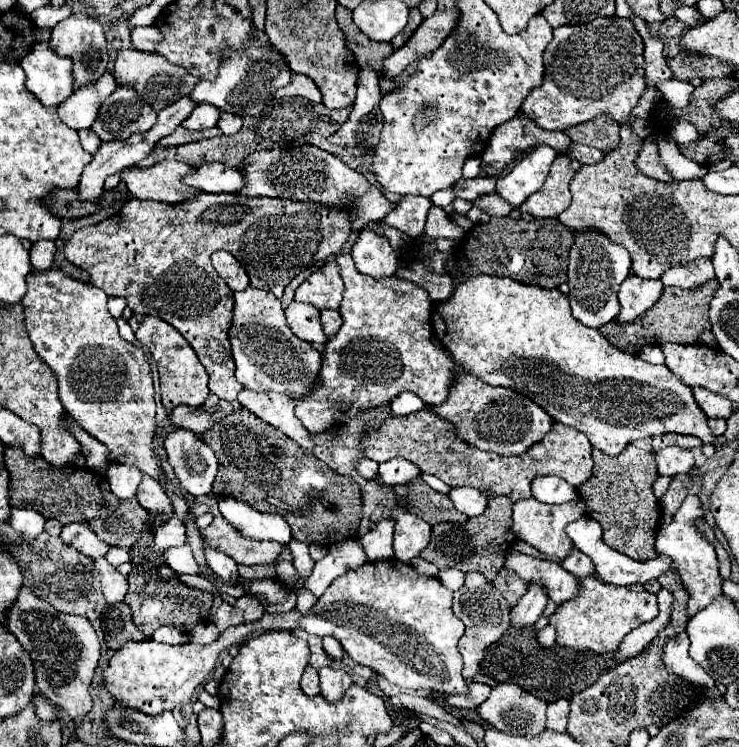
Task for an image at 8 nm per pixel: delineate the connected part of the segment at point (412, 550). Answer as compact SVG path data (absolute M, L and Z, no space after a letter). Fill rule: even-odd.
M399 507L393 509L391 519L395 519L395 537L393 537L395 557L401 559L403 563L409 563L429 545L431 525Z

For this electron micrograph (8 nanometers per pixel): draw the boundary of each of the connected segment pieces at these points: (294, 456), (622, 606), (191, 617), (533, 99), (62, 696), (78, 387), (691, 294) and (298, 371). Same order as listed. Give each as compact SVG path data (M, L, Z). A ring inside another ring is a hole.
M247 409L221 417L217 427L205 433L205 437L211 437L211 441L219 441L219 471L213 483L213 493L217 497L227 497L227 471L223 471L223 457L229 457L229 497L245 501L257 511L283 515L297 541L331 547L347 537L357 537L361 519L361 493L359 485L355 485L351 477L335 473L313 453ZM309 497L325 499L329 507L311 507L309 513L295 513L295 509L309 509Z
M597 575L577 577L577 581L579 581L577 597L557 605L555 613L549 617L549 625L555 627L557 645L561 647L603 655L603 653L615 651L629 631L657 617L657 611L659 611L657 597L645 591L643 585L617 587L617 585L601 581Z
M149 513L149 523L145 525L145 533L129 549L133 571L127 575L129 591L125 595L125 603L133 611L133 623L141 631L145 631L147 637L151 637L155 633L155 629L159 629L163 625L173 625L173 627L181 629L183 633L189 633L197 623L203 623L203 621L209 619L209 611L211 611L211 605L213 605L213 595L211 593L187 587L181 581L169 581L167 587L165 585L155 585L155 579L163 579L159 575L159 569L167 567L163 551L155 549L155 529L159 525L163 525L163 521L157 519L153 513ZM141 567L145 567L145 569L141 569Z
M597 17L585 25L563 25L553 31L553 41L545 53L543 83L535 87L521 105L521 113L531 117L539 127L565 131L577 123L599 115L615 119L621 127L627 125L637 137L647 137L651 125L645 119L631 123L631 111L639 103L645 85L643 71L643 41L631 19Z
M21 587L17 603L9 611L7 629L29 653L39 693L55 703L69 721L75 725L83 723L93 705L89 685L99 661L99 639L89 619L65 613L57 613L55 617L55 609L45 599L39 599L27 587Z
M55 265L47 271L31 271L27 293L21 299L25 327L37 355L57 375L63 409L109 449L111 463L133 465L159 479L161 467L151 447L155 401L149 359L141 347L119 337L117 319L107 311L107 299L105 291L67 277Z
M709 279L705 285L697 289L679 289L679 287L665 287L663 295L659 301L643 313L643 317L631 321L631 323L617 323L609 321L605 323L599 331L613 343L617 349L629 353L629 355L639 355L639 351L645 345L663 345L663 343L697 343L699 333L705 329L711 329L709 323L709 301L713 293L719 289L717 279Z
M247 287L235 291L233 321L229 329L229 341L235 351L235 377L237 381L251 391L261 393L283 393L295 401L307 397L319 381L321 371L321 353L307 341L299 339L285 319L281 301L263 289Z

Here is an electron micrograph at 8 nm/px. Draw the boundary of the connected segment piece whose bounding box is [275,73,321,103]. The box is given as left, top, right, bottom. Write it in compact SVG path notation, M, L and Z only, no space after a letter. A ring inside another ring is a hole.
M293 73L293 81L287 87L281 87L275 91L275 97L293 97L293 95L305 97L315 103L321 101L321 93L317 91L317 85L309 77L297 75L297 73Z

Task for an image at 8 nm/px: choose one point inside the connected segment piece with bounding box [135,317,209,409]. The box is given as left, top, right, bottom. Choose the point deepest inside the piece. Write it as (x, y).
(183, 379)

